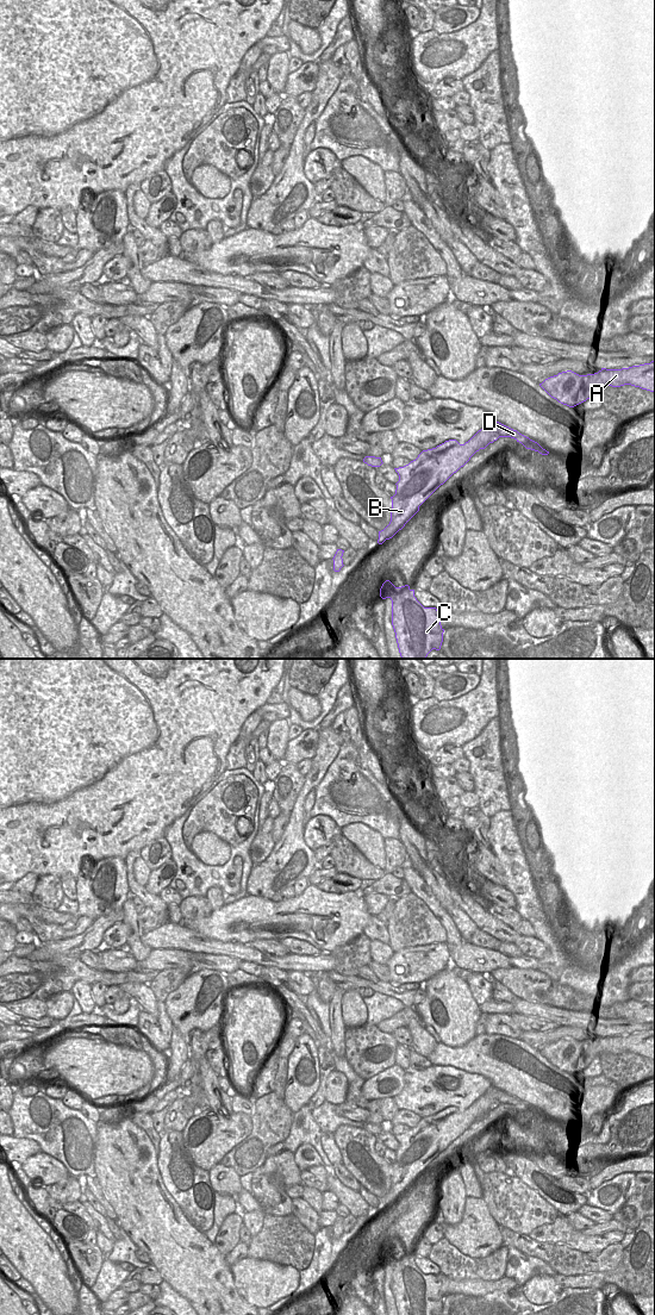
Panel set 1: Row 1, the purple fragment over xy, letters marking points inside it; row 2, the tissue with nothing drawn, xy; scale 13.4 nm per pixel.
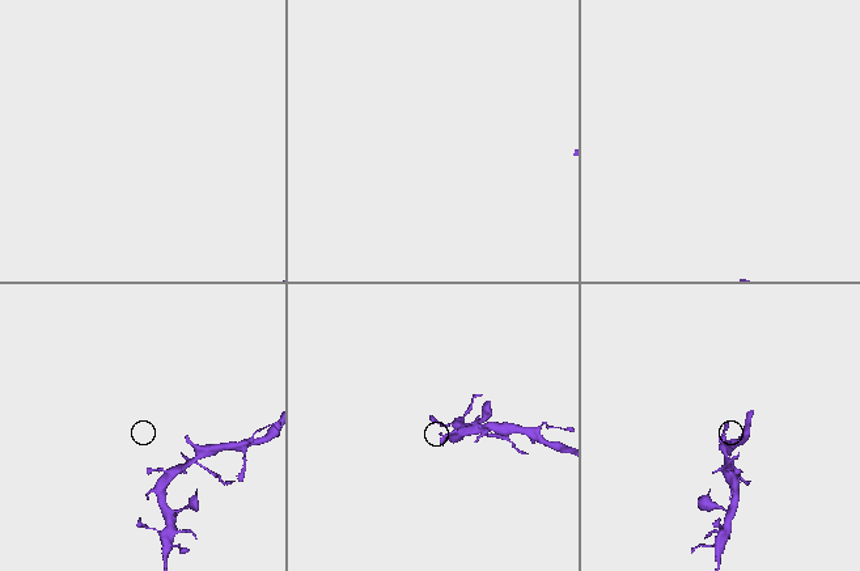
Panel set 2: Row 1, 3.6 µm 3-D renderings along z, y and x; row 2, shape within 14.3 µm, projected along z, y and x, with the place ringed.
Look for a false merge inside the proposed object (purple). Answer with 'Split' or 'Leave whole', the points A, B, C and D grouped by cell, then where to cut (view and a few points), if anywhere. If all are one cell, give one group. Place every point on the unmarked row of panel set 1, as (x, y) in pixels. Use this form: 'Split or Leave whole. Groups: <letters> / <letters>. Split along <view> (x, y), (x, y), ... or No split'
Split. Groups: A B C / D. Split along xy (496, 1089), (496, 1097), (501, 1103).

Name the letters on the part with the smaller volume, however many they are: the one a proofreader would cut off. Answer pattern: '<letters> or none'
D

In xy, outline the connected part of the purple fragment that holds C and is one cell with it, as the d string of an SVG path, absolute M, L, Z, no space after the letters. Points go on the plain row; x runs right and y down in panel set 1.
M389 1247L382 1251L380 1264L392 1267L398 1315L441 1315L444 1296L436 1275L424 1275L408 1252L395 1254Z

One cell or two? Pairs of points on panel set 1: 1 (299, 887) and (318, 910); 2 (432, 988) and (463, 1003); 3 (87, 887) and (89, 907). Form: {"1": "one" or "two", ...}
{"1": "two", "2": "one", "3": "one"}

